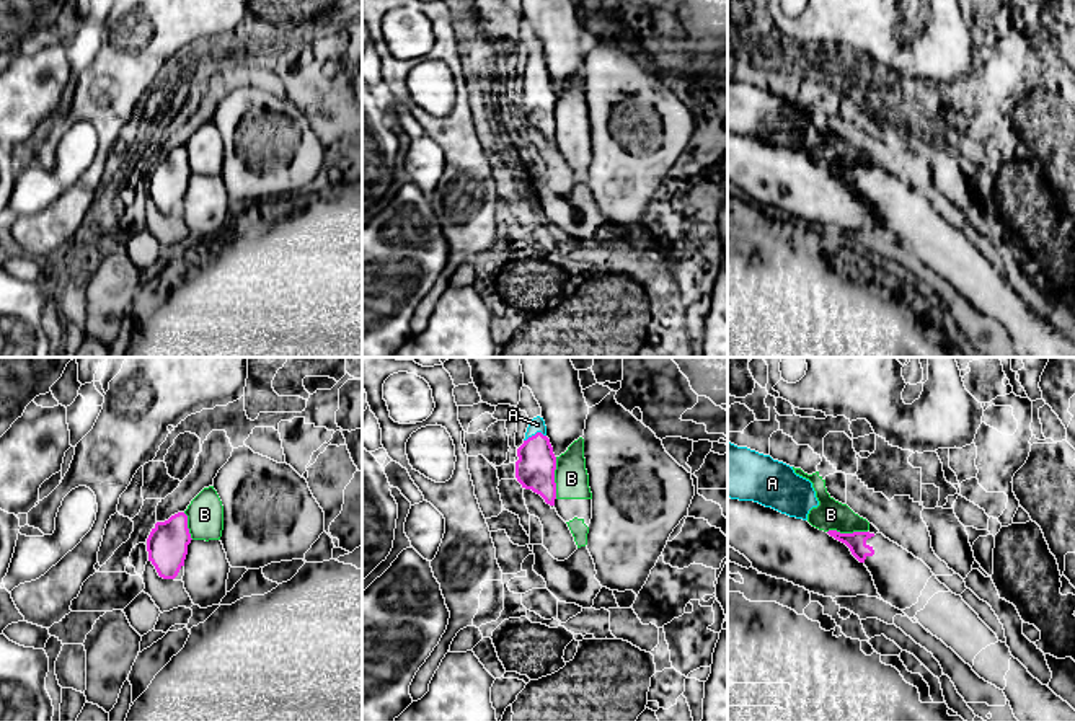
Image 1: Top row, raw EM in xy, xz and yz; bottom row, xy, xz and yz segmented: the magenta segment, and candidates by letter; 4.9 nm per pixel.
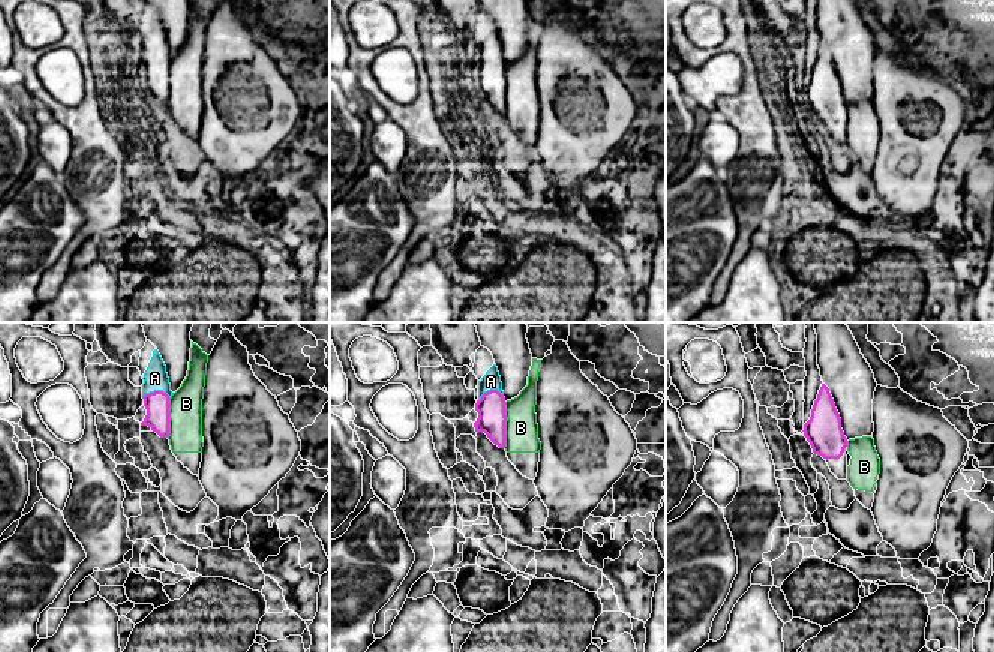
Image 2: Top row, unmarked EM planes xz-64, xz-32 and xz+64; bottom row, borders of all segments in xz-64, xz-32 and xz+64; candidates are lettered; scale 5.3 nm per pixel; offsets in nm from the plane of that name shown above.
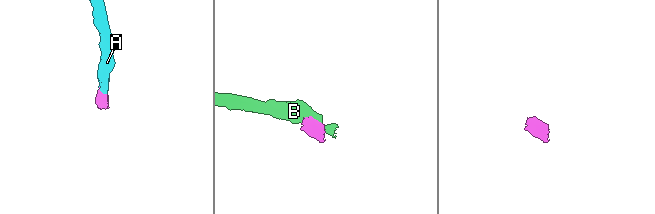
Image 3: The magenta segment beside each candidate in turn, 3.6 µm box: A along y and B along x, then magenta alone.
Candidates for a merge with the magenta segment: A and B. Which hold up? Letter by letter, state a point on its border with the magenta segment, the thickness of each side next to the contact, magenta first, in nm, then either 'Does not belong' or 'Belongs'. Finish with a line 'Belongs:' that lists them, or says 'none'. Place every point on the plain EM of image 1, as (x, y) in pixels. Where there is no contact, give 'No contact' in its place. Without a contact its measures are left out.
A: Touches magenta at xz (535, 69). Thickness 190 nm (magenta) against 80 nm. Belongs
B: Touches magenta at xz (553, 113). Thickness 190 nm (magenta) against 170 nm. Does not belong
Belongs: A

